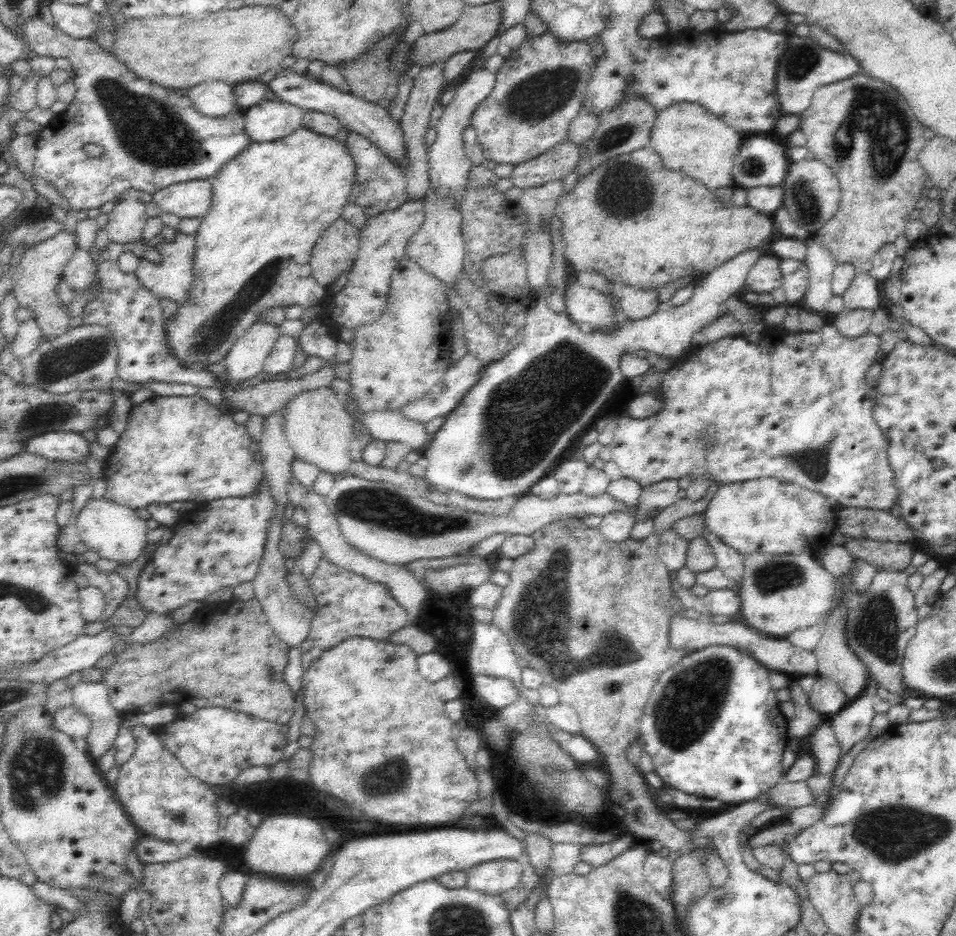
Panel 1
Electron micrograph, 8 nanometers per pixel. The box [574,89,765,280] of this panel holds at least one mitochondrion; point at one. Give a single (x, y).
(624, 192)

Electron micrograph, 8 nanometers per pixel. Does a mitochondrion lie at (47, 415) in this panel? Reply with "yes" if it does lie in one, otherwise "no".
yes

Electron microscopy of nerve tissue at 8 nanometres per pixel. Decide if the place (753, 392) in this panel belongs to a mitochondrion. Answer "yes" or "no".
no

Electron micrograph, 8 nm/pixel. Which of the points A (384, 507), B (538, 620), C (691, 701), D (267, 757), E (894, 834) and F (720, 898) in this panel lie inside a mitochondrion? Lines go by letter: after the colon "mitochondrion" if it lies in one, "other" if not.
A: mitochondrion
B: mitochondrion
C: mitochondrion
D: other
E: mitochondrion
F: mitochondrion

